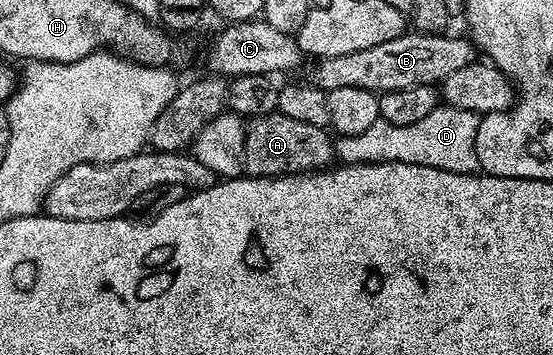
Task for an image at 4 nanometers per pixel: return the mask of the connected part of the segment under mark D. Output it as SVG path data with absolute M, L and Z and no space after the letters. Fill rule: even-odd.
M441 106L430 110L426 118L411 126L394 126L379 119L374 126L362 130L362 134L337 135L336 160L340 164L381 164L382 162L406 162L414 166L434 166L454 174L471 176L480 172L476 160L476 135L480 116L470 110Z

